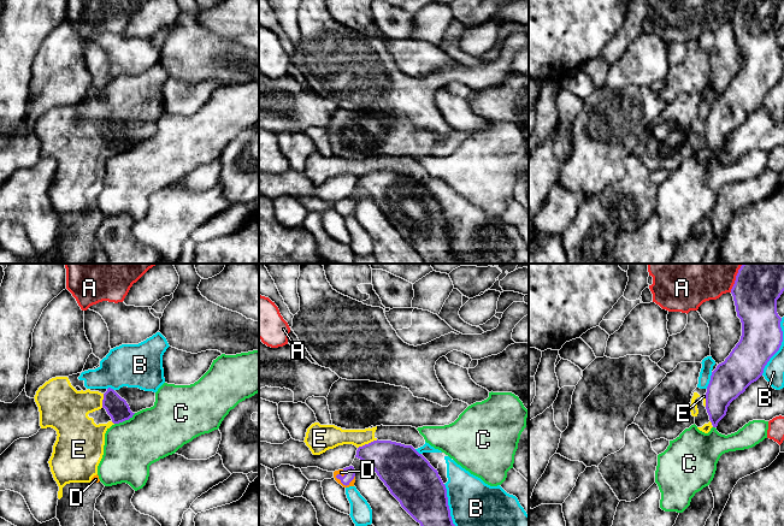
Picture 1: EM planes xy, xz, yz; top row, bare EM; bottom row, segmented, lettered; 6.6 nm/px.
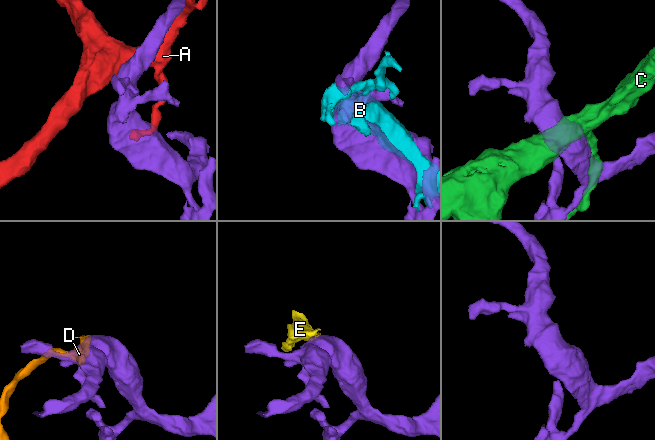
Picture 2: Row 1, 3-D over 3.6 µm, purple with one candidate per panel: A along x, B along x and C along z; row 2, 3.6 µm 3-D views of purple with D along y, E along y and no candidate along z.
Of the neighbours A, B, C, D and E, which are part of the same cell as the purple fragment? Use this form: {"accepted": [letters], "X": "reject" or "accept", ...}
{"accepted": ["D"], "A": "reject", "B": "reject", "C": "reject", "D": "accept", "E": "reject"}

